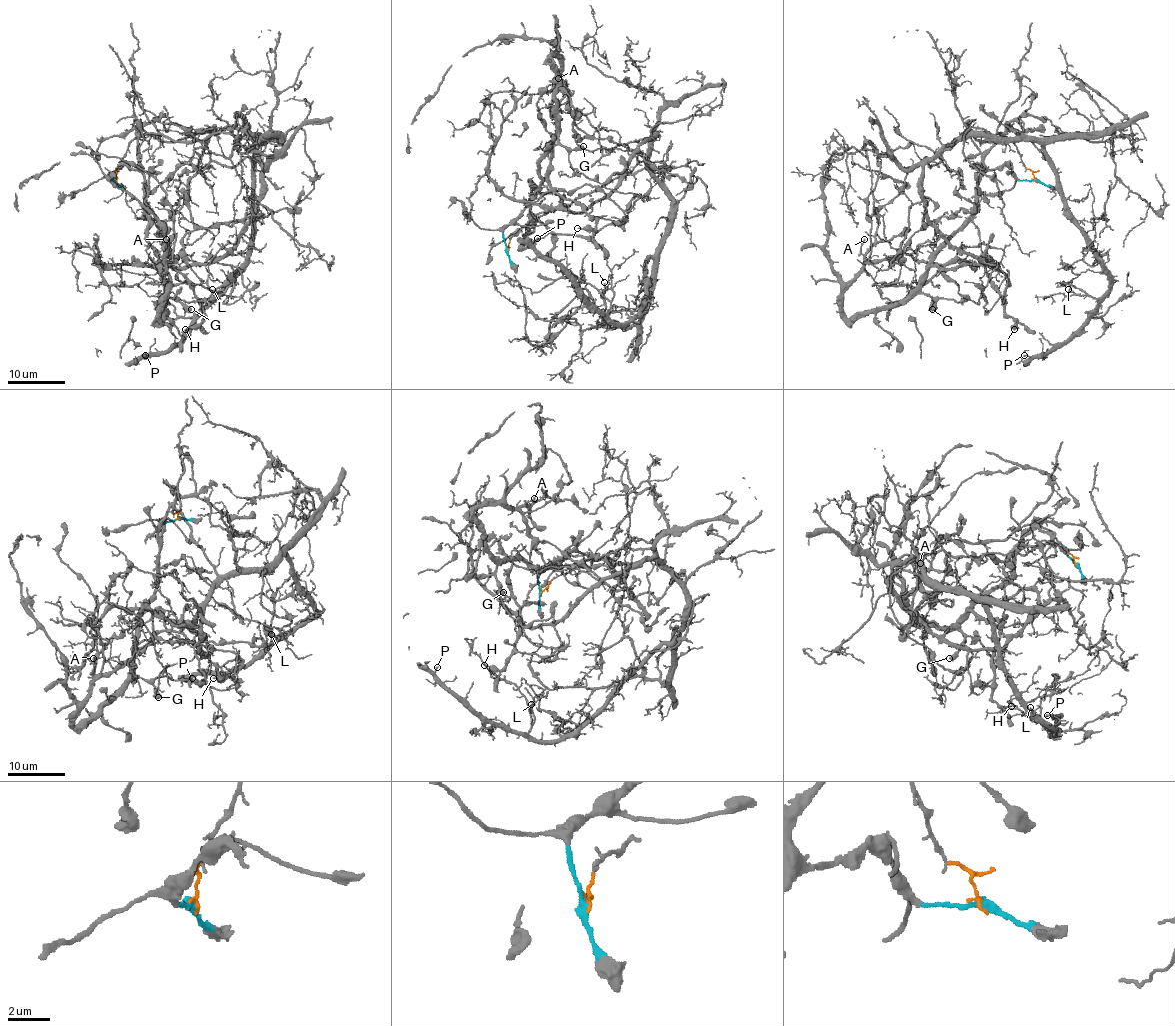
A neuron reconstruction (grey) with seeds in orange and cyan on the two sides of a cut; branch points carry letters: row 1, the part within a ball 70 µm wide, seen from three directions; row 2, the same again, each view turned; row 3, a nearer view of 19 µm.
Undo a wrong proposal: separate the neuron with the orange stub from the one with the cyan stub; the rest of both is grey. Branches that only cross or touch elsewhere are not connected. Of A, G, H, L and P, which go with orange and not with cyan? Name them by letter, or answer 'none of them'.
L, P

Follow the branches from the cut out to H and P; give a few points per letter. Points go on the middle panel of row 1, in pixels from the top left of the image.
H: (507, 249), (503, 233), (535, 198), (539, 162), (550, 146), (549, 183), (596, 220), (593, 229), (578, 228)
P: (507, 249), (539, 213), (643, 169), (671, 202), (645, 304), (623, 322), (538, 238)

